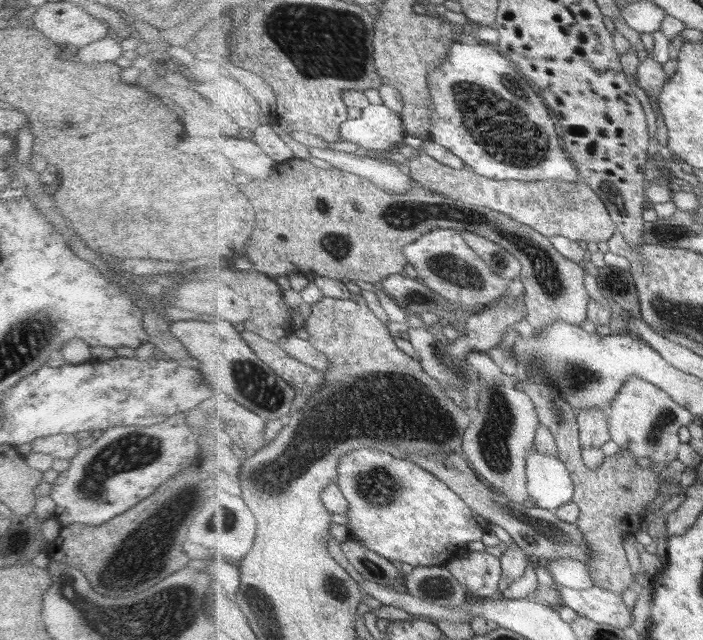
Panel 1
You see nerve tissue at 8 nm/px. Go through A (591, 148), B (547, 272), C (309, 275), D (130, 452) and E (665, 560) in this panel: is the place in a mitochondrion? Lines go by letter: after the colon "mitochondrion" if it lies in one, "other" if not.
A: other
B: mitochondrion
C: other
D: mitochondrion
E: other

